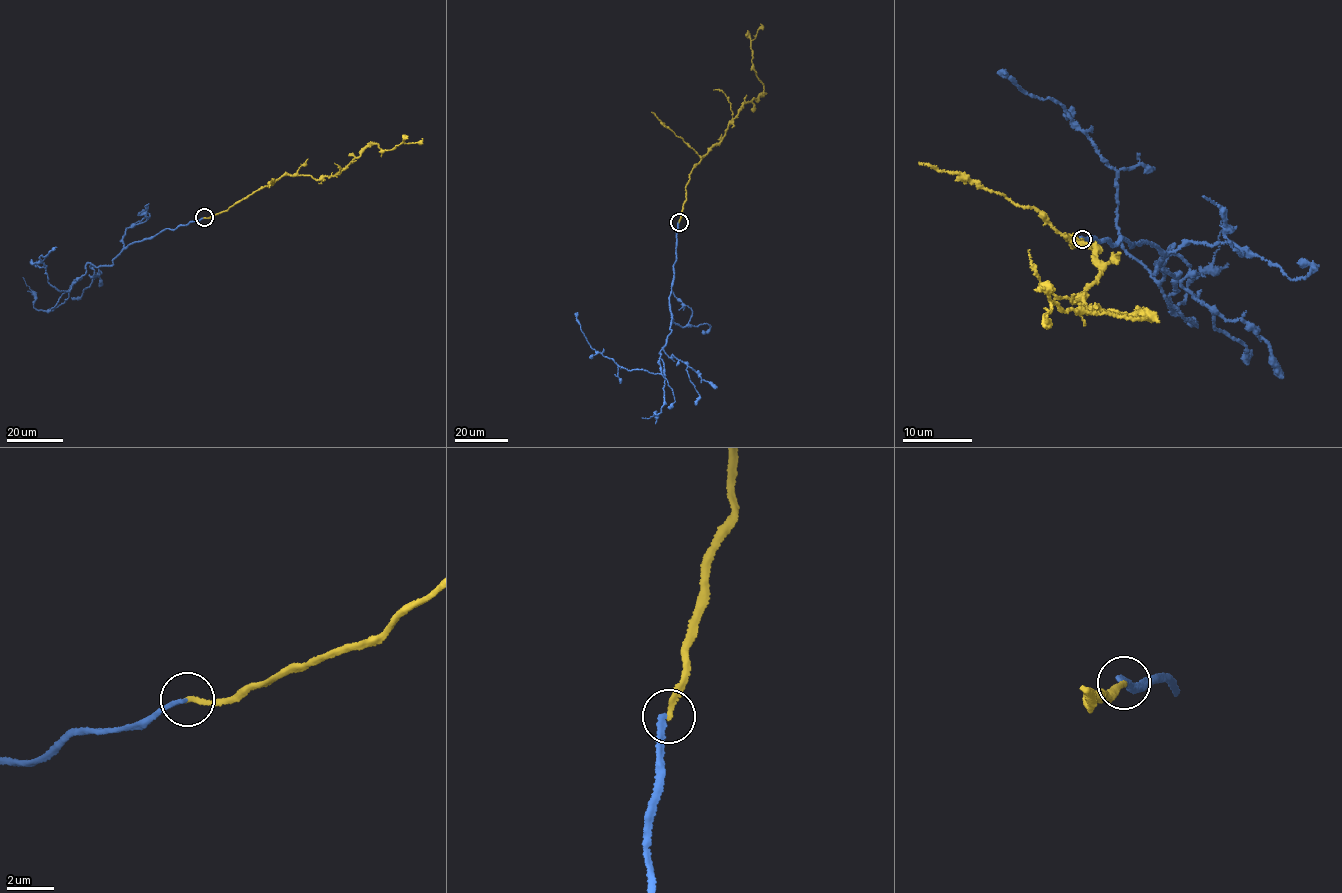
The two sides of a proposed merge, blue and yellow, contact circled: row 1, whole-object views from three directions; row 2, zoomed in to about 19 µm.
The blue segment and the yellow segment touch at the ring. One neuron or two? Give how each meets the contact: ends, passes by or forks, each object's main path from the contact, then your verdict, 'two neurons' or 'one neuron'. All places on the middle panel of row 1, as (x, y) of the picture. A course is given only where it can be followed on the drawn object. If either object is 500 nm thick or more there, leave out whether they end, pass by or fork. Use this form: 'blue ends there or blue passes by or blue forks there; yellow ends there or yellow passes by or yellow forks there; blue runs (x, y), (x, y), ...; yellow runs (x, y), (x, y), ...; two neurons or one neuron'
blue ends there; yellow ends there; blue runs (678, 222), (669, 302), (671, 331), (660, 352), (661, 373), (628, 371), (596, 351), (582, 332), (578, 312); yellow runs (679, 222), (693, 168), (719, 143), (743, 103), (763, 94), (763, 83), (757, 76), (750, 47), (761, 23); two neurons

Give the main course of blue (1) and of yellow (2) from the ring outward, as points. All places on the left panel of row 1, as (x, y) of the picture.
1: (203, 218), (134, 242), (111, 265), (87, 263), (70, 290), (47, 281), (40, 260), (57, 247)
2: (204, 218), (284, 175), (295, 173), (317, 179), (343, 169), (371, 145), (376, 143), (384, 151), (423, 138)

